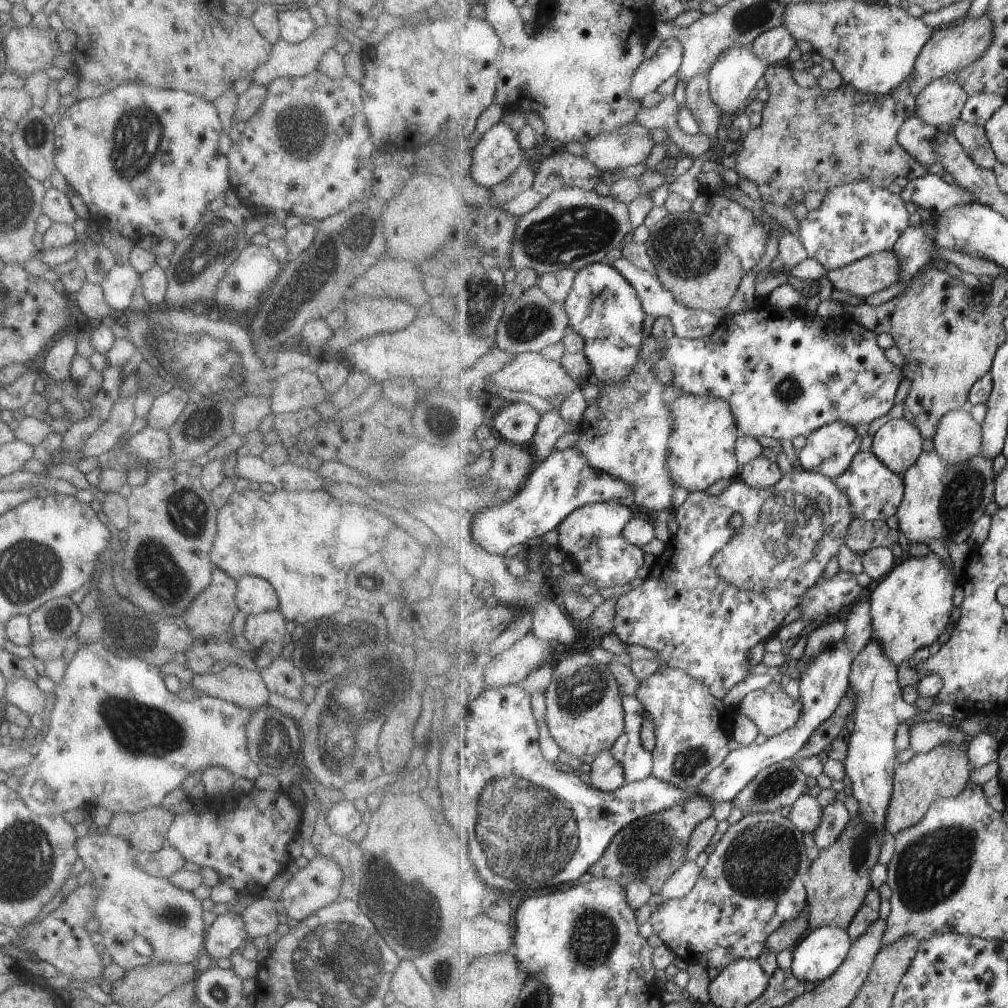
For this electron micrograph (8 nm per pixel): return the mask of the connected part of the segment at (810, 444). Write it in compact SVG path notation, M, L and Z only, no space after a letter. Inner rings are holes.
M843 420L825 424L807 437L805 448L798 454L800 468L837 479L852 467L861 440L855 427Z

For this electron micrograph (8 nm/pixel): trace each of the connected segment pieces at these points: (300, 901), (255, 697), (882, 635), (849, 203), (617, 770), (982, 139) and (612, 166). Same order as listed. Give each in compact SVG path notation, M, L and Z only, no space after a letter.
M315 854L313 858L307 860L303 868L297 868L293 876L287 876L289 882L281 890L281 896L278 898L278 909L287 917L299 922L305 916L310 916L313 912L319 910L333 900L338 899L340 888L343 882L343 872L339 866L331 860L331 856Z
M229 663L219 672L193 675L189 683L199 694L211 696L253 711L266 705L269 696L258 669L245 668Z
M934 552L921 558L902 557L891 574L874 588L870 594L874 632L872 640L883 644L885 654L895 666L911 660L919 648L935 644L949 628L955 608L953 594L959 584L956 583L952 566L947 566Z
M855 180L831 188L821 205L798 221L801 243L809 257L825 266L828 272L857 263L867 256L893 250L910 226L905 203L900 194L875 186L869 180Z
M603 750L590 766L590 781L593 787L611 792L625 786L625 770L621 762L611 754L611 750Z
M957 118L953 122L951 132L961 142L963 148L967 150L967 155L971 156L978 166L985 169L994 168L998 159L983 126L970 124L961 118Z
M633 122L621 128L601 132L584 145L584 157L599 170L625 170L642 166L656 148L652 132Z

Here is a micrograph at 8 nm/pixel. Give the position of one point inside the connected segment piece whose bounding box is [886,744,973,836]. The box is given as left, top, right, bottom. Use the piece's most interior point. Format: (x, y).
(945, 772)

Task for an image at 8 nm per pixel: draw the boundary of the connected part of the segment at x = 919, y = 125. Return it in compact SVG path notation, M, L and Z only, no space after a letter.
M914 115L901 126L898 142L915 160L925 166L931 166L939 161L931 144L931 140L937 138L937 132L935 126L927 124L919 116Z

